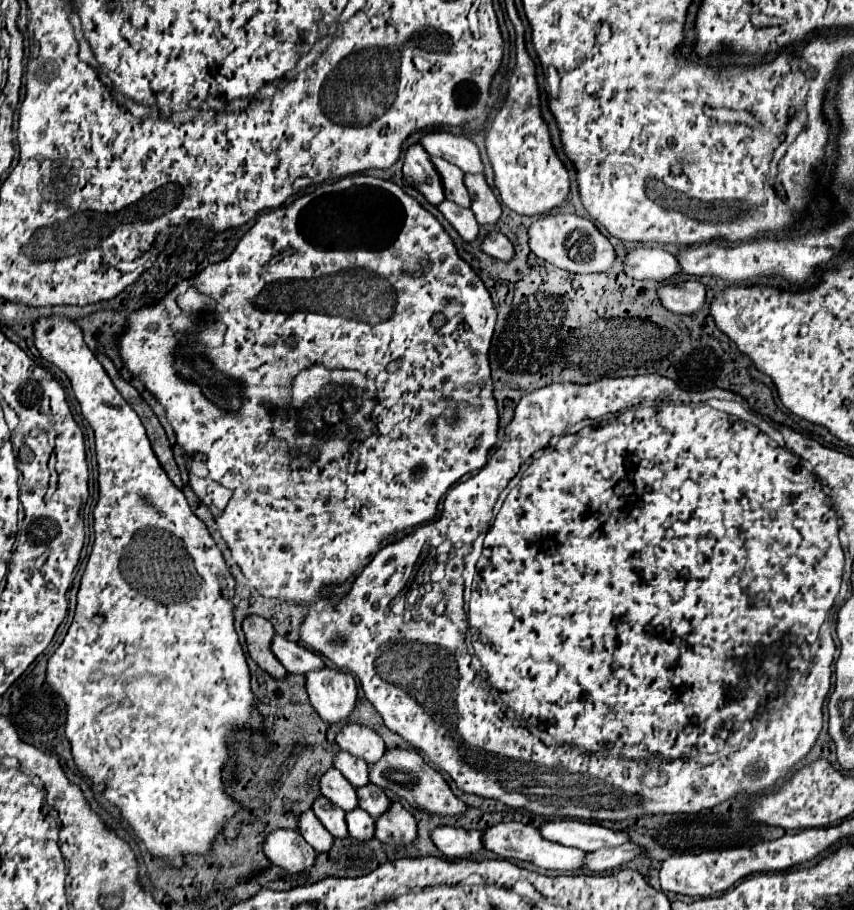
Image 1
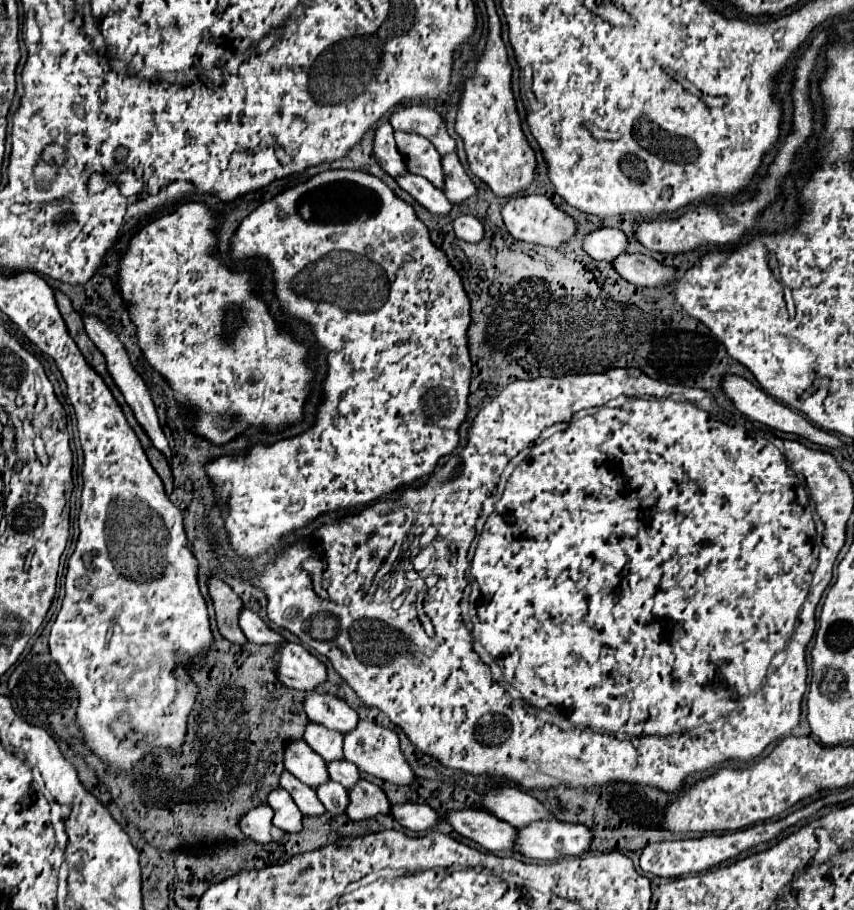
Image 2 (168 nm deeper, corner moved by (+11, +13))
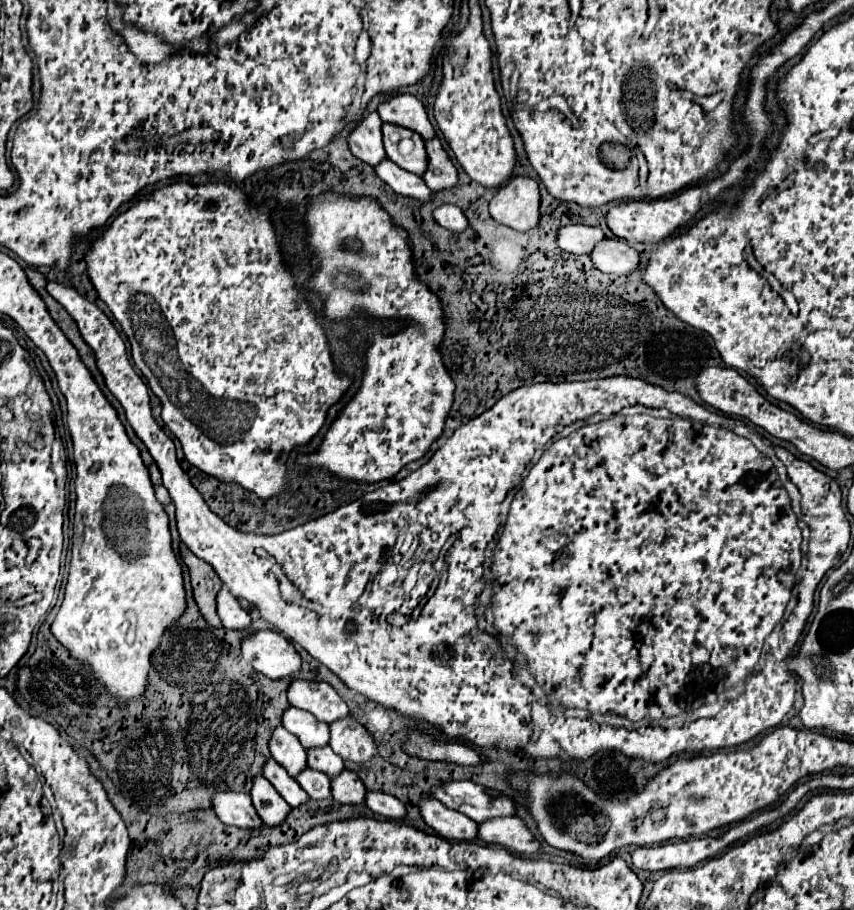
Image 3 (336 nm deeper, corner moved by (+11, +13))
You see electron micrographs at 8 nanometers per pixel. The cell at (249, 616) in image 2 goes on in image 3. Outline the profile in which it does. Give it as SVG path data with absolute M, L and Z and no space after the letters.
M223 587L217 595L217 613L223 627L227 629L247 629L251 625L249 613L239 605L227 587Z

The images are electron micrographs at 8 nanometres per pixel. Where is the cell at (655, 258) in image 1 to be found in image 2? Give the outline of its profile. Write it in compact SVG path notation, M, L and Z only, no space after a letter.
M595 229L583 239L583 249L593 259L613 261L613 257L625 253L627 237L619 229Z

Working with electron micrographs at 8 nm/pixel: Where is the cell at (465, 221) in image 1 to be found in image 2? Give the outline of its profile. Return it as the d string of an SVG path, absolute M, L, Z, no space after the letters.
M403 173L403 175L395 177L395 181L403 191L407 191L429 213L437 213L437 215L449 213L449 209L451 209L449 199L445 199L441 189L429 185L429 181L425 181L425 177L417 177L413 173Z

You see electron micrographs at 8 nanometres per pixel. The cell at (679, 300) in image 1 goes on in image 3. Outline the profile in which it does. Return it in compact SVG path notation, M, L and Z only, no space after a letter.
M605 239L591 251L591 259L595 267L603 273L611 275L625 275L633 273L639 267L639 253L621 241Z

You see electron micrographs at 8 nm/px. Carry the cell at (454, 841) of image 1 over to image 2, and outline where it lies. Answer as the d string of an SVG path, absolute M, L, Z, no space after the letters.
M391 803L389 813L393 815L393 819L399 825L403 825L405 829L411 829L415 833L427 831L439 819L439 815L429 805L419 805L419 803L401 803L401 805Z

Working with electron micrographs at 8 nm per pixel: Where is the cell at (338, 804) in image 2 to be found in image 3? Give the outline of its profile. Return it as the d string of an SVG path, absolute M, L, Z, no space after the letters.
M305 769L299 777L297 777L297 783L307 791L307 795L311 799L317 799L317 801L329 801L333 795L331 795L331 777L325 775L325 773L317 773L313 769Z

